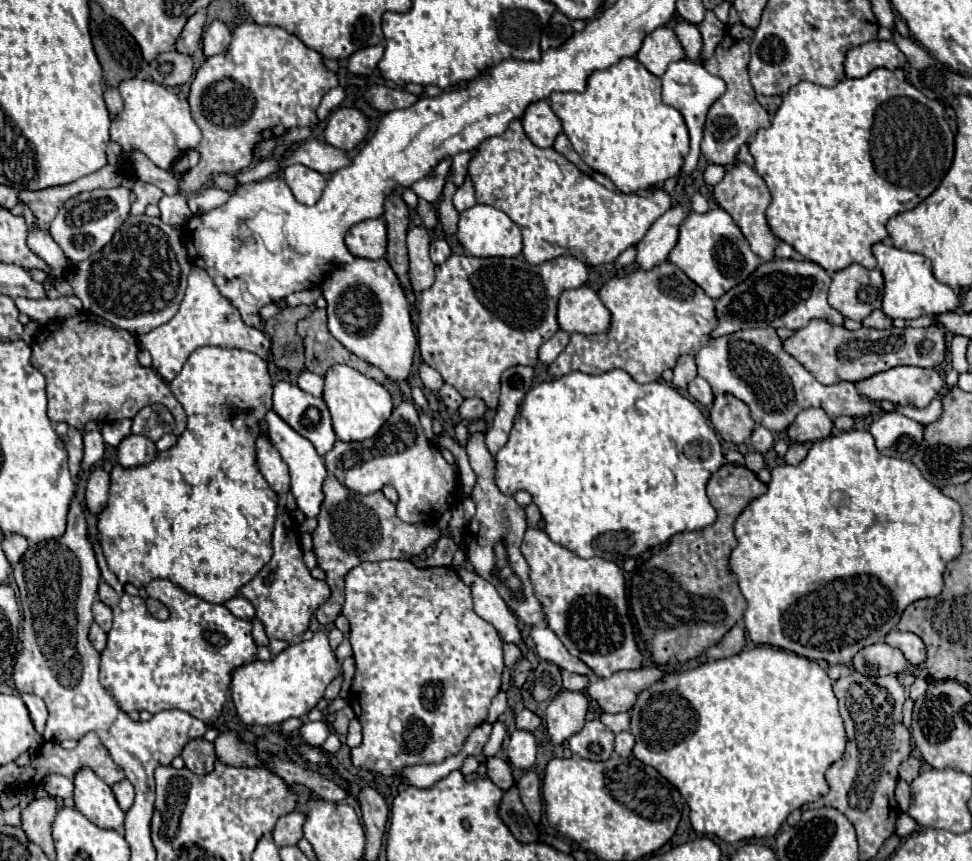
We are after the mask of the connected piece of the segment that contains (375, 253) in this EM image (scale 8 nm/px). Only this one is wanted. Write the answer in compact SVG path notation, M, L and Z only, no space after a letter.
M378 217L350 227L344 241L352 251L352 255L366 257L366 259L380 259L386 255L386 245L388 245L386 235L388 233L384 227L384 219Z

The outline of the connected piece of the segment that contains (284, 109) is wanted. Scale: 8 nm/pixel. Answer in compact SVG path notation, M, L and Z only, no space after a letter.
M254 21L240 23L232 31L232 43L226 51L226 65L228 65L228 79L232 81L196 81L198 77L194 77L192 81L188 103L190 103L190 111L192 111L196 125L202 129L202 141L198 145L200 161L194 169L190 169L184 175L188 187L180 187L176 195L160 199L158 203L160 219L168 225L184 225L192 217L192 211L188 209L188 201L204 193L206 189L210 189L208 185L210 185L212 175L220 175L220 173L234 175L238 171L248 169L252 163L254 147L262 143L264 139L268 139L270 135L282 137L284 133L296 127L316 129L318 125L316 109L324 93L328 93L332 87L338 85L338 75L326 69L324 57L318 51L306 47L296 35L290 35L288 31L280 27L258 25Z

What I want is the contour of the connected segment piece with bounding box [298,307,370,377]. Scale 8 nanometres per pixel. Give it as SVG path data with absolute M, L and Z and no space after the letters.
M316 307L306 319L298 321L298 333L304 339L308 371L324 377L326 369L336 363L350 365L350 367L358 369L360 373L368 371L368 367L370 367L368 363L364 363L360 357L352 355L346 347L340 347L340 343L336 343L336 339L332 339L332 335L328 335L326 309Z

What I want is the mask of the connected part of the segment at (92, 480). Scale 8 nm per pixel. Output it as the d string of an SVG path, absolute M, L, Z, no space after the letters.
M92 469L86 481L86 505L92 513L100 513L108 501L110 475L104 469Z

